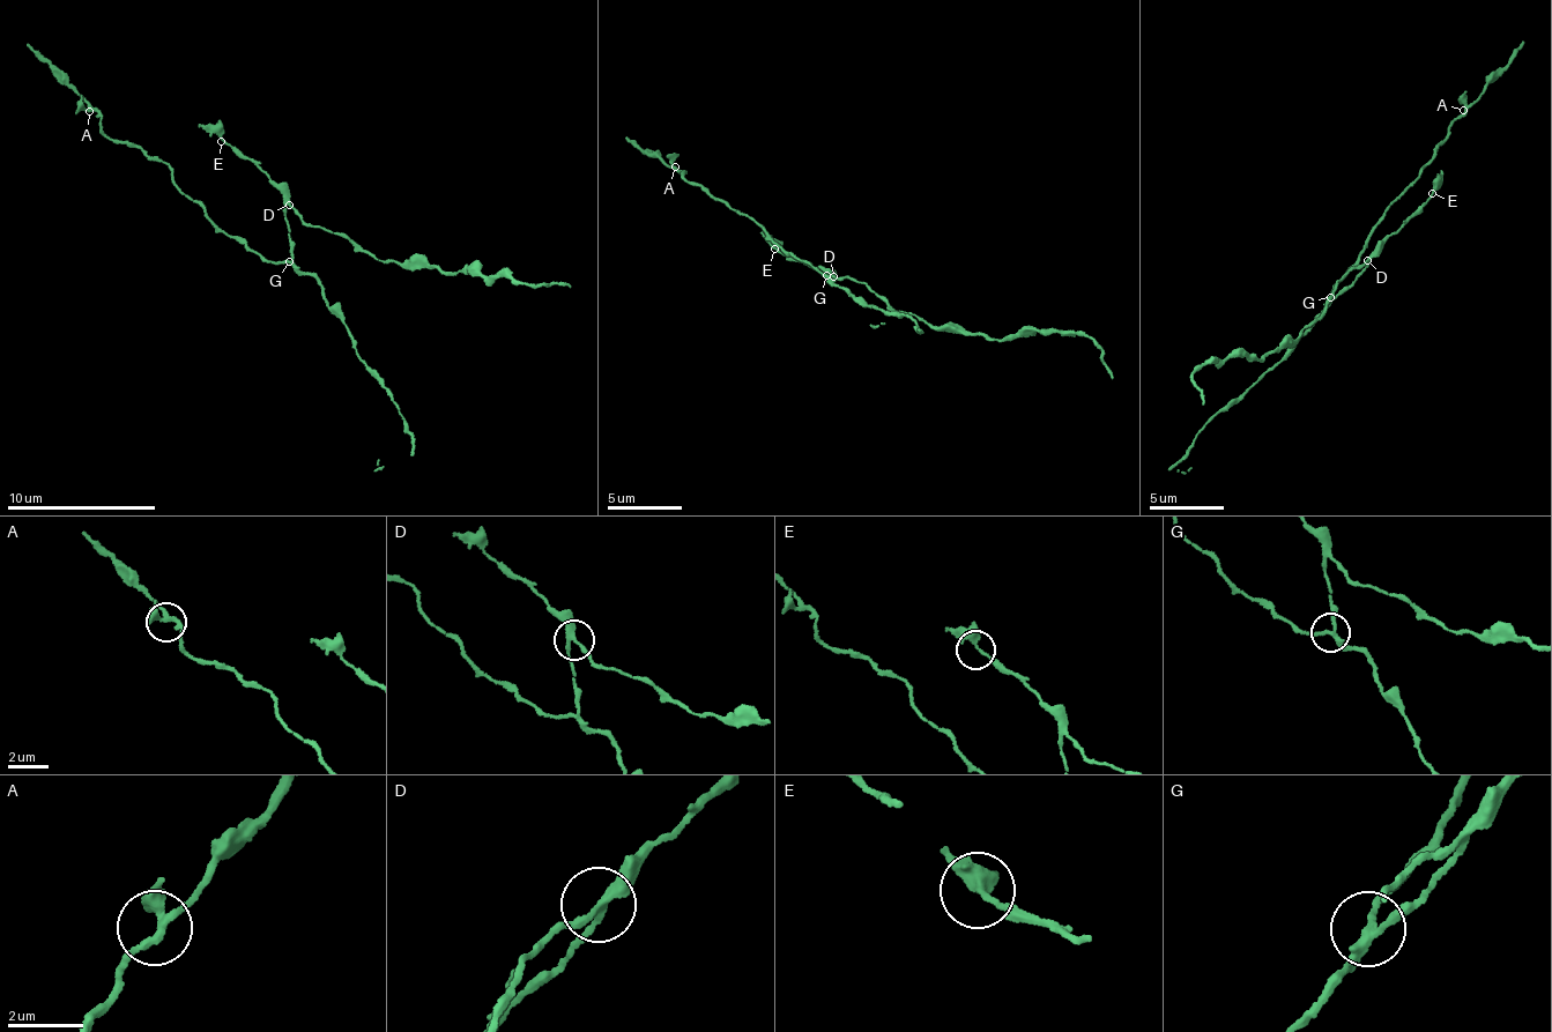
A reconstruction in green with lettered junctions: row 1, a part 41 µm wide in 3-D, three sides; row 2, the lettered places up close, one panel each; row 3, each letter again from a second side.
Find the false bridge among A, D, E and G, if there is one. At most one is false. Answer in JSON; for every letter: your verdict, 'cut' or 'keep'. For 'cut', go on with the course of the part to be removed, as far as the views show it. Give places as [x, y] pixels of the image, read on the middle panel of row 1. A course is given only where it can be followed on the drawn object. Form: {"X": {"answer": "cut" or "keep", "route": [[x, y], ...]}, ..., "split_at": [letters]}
{"A": {"answer": "keep"}, "D": {"answer": "cut", "route": [[834, 275], [849, 279], [921, 319], [994, 340], [1010, 341], [1026, 329], [1092, 339], [1113, 379]]}, "E": {"answer": "keep"}, "G": {"answer": "keep"}, "split_at": ["D"]}

